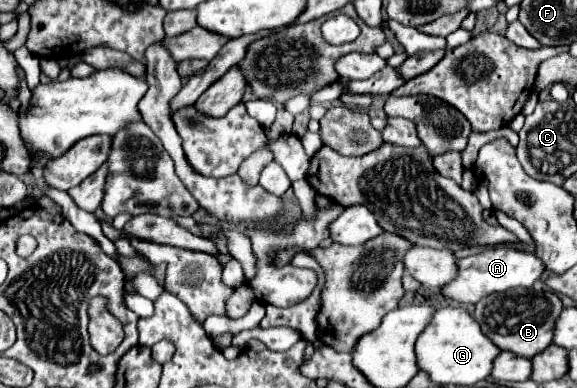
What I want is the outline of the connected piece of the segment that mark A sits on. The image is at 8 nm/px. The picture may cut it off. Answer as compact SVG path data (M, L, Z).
M490 246L476 256L458 260L458 278L442 288L442 294L464 304L476 304L480 298L504 292L510 288L532 288L532 284L544 274L544 262L536 254L516 250L510 246Z

